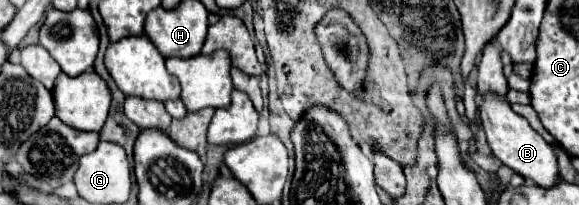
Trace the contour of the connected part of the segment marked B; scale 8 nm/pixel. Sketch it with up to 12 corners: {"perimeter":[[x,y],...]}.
{"perimeter":[[488,92],[480,118],[494,156],[540,188],[560,182],[554,148]]}

